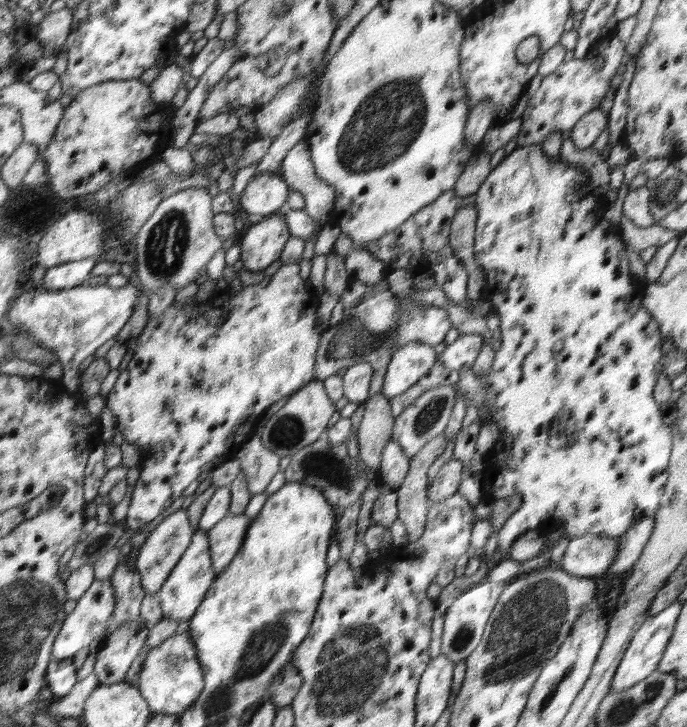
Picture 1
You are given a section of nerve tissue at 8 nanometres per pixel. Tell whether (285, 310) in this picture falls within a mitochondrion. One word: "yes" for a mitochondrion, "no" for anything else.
no

